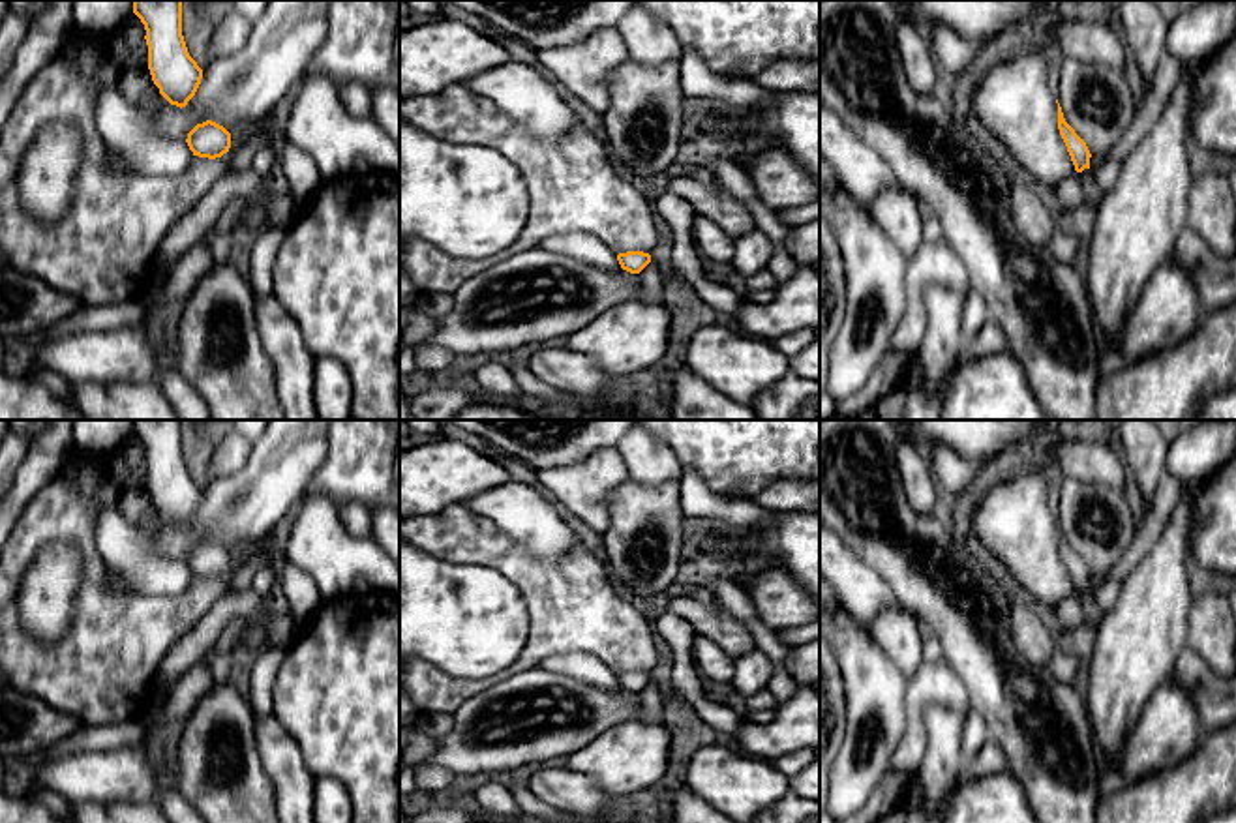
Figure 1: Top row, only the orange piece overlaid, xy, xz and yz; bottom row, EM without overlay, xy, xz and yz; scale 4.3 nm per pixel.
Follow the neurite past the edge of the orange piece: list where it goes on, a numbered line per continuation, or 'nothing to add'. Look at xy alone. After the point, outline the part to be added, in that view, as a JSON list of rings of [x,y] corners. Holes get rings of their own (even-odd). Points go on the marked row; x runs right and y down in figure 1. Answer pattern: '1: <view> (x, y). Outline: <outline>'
nothing to add

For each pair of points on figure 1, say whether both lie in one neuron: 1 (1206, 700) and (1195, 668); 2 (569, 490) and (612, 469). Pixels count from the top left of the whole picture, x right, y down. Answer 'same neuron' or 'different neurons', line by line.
1: same neuron
2: same neuron

